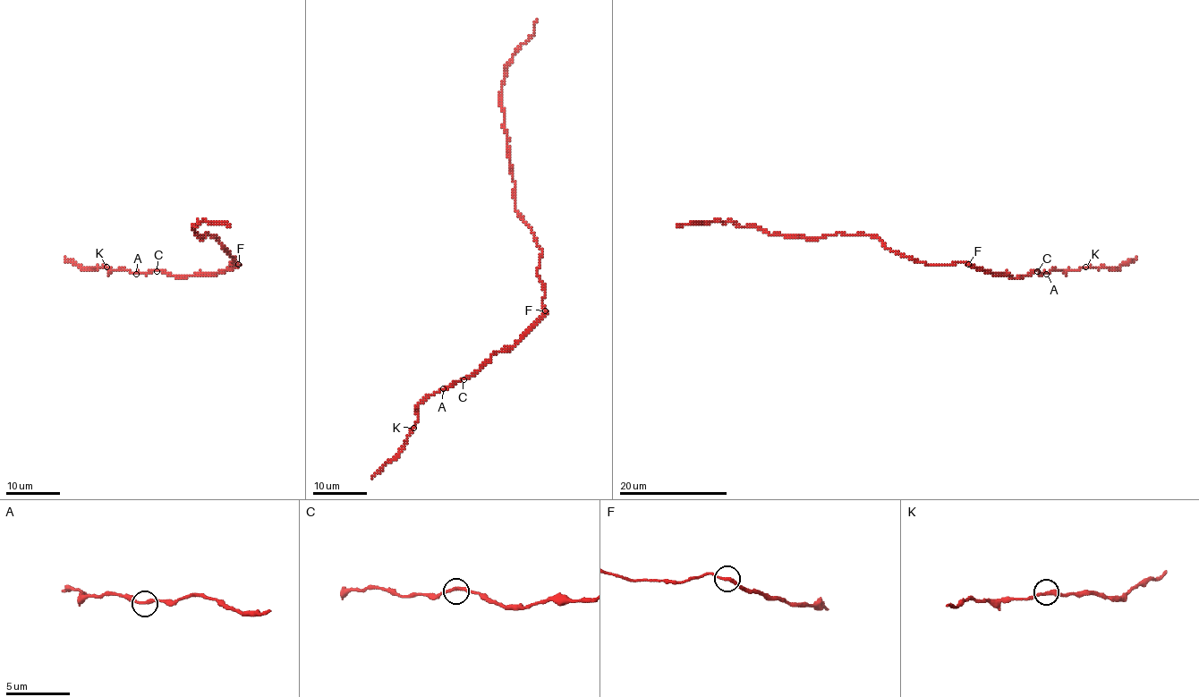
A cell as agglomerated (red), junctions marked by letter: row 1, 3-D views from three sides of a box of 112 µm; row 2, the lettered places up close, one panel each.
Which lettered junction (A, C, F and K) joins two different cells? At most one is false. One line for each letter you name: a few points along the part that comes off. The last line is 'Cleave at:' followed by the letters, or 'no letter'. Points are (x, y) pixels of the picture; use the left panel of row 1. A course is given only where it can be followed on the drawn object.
F: foreign part runs (239, 264), (231, 264), (234, 259), (216, 238), (197, 235), (194, 226), (198, 221), (229, 226)
Cleave at: F

